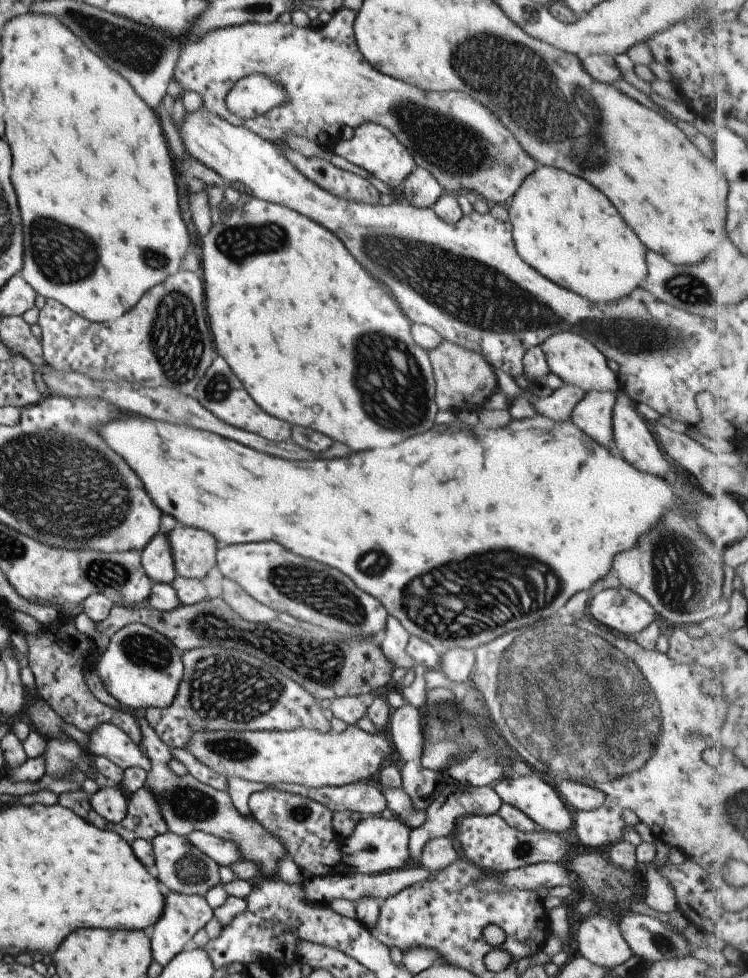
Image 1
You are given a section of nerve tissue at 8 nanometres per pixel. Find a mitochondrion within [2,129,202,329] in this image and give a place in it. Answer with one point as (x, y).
(79, 254)

